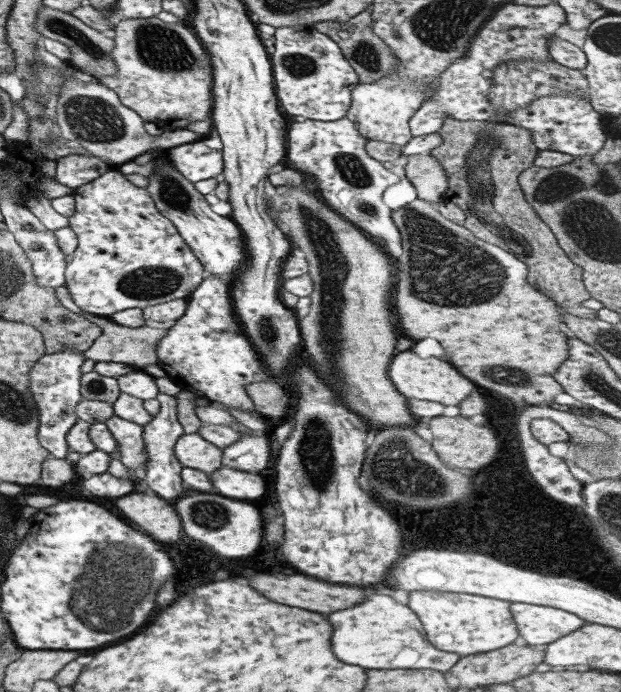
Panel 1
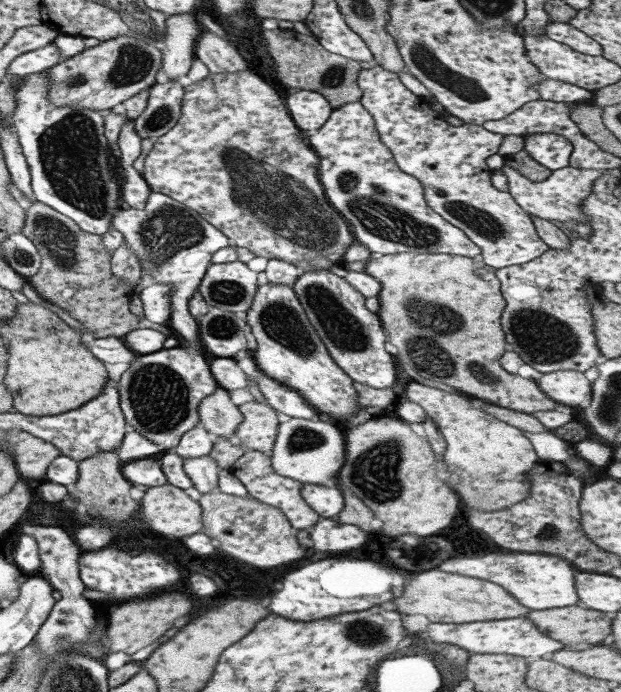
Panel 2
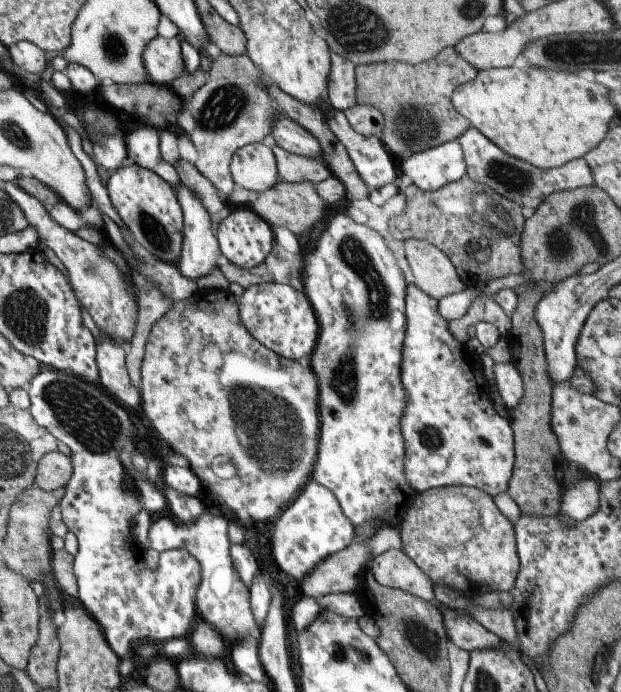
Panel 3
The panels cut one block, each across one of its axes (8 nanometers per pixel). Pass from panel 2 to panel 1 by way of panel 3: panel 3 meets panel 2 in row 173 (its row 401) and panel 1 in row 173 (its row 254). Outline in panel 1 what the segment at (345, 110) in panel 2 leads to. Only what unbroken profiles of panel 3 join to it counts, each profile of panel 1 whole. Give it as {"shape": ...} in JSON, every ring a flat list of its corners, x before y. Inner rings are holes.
{"shape":[[347,117,323,122,305,119,286,128,285,163,288,167,313,176,321,198,327,207,357,229,383,242,400,244,400,234,390,217,390,209,383,203,383,190,398,182,395,174,370,157,364,149,366,138,359,134,356,124]]}

